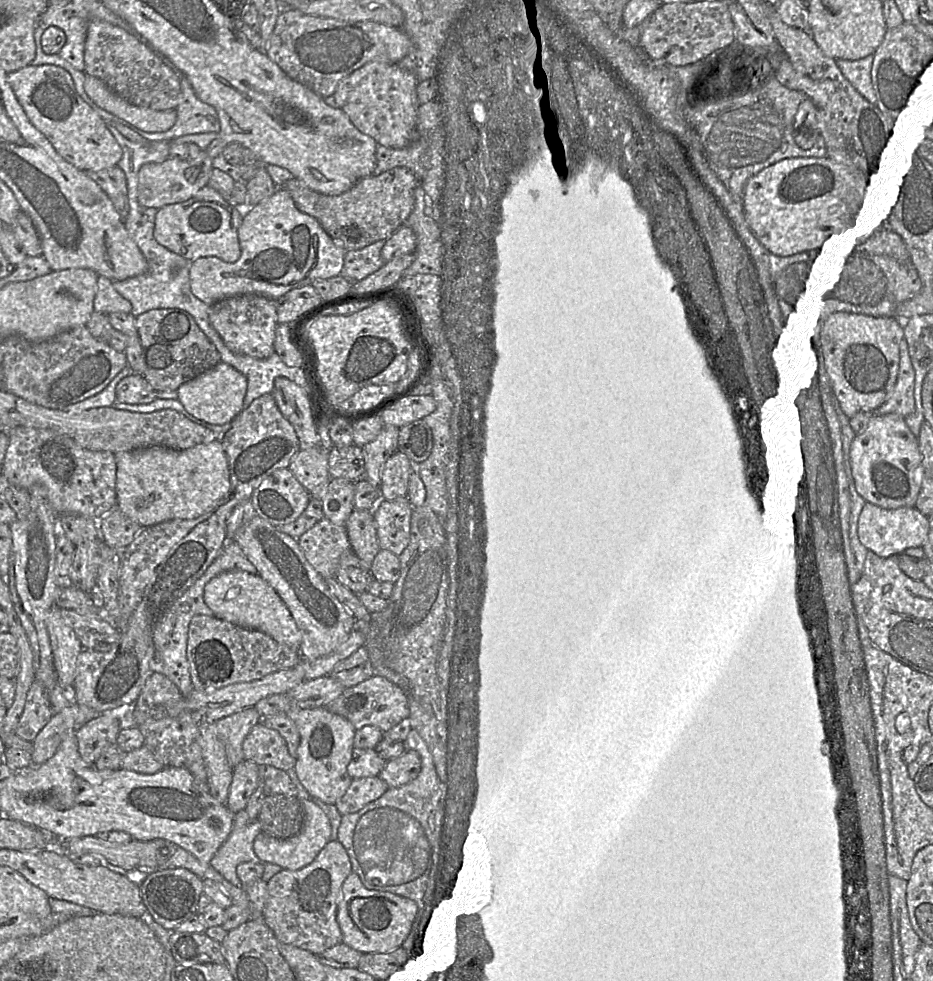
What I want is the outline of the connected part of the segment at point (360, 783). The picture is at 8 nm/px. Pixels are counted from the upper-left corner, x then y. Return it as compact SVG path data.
M379 777L355 780L347 793L336 803L336 808L342 816L355 814L379 799L388 789L387 784Z

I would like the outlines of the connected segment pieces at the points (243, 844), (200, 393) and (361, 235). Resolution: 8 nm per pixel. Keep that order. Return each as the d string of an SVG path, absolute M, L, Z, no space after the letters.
M244 810L236 813L231 833L215 853L210 865L227 881L241 886L237 867L245 862L262 863L253 849L254 840L261 832L258 820L251 820Z
M219 363L177 389L177 400L191 416L213 425L232 422L243 410L247 379L234 367Z
M403 167L363 178L339 195L319 193L294 177L278 186L287 190L297 208L317 219L323 229L346 250L361 249L378 240L388 239L410 215L416 187L416 176Z

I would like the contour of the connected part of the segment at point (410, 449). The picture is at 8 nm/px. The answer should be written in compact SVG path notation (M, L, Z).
M423 420L412 422L399 429L398 451L403 453L413 465L419 465L427 460L432 447L432 432Z

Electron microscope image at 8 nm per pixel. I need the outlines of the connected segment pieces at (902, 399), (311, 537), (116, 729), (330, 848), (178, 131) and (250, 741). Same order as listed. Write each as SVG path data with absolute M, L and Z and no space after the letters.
M903 339L899 346L898 373L894 388L887 399L878 408L870 412L874 414L872 418L885 414L907 417L915 412L914 370L908 354L907 342Z
M324 518L297 541L308 562L325 580L335 578L342 555L350 550L345 527Z
M101 713L76 732L79 754L84 762L94 765L102 751L116 743L121 730L120 719Z
M338 841L328 842L310 865L296 871L282 870L267 883L268 898L262 912L263 922L281 945L295 946L321 956L328 949L343 943L338 912L344 882L352 873L352 865L343 845Z
M177 75L180 79L181 85L181 102L175 107L177 114L175 124L165 132L146 132L144 138L148 140L147 144L136 143L135 152L137 149L140 152L156 152L163 153L165 146L169 146L171 143L187 144L190 142L179 141L179 138L183 138L185 135L199 134L215 132L218 133L220 130L220 122L216 110L209 104L201 101L195 94L192 86L190 85L188 79L184 79L181 75Z
M262 723L246 736L242 749L244 759L257 765L272 766L287 773L296 765L296 759L290 755L283 737Z

